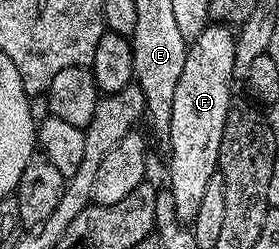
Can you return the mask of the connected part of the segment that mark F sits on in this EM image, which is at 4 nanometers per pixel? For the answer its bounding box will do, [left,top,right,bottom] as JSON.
[168,23,236,223]

